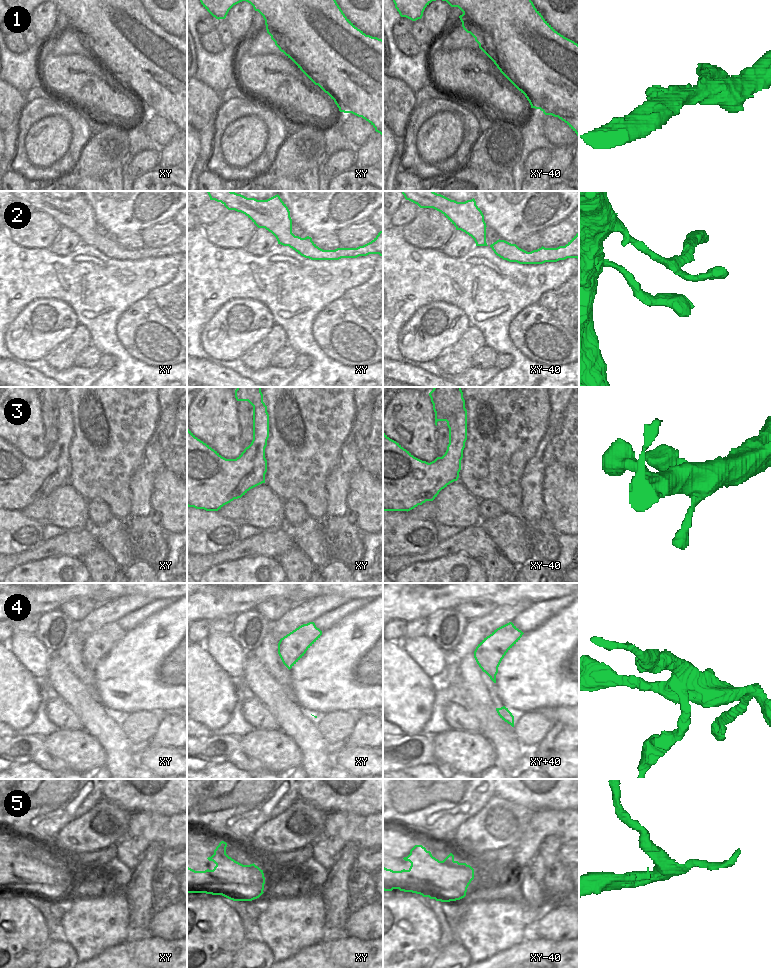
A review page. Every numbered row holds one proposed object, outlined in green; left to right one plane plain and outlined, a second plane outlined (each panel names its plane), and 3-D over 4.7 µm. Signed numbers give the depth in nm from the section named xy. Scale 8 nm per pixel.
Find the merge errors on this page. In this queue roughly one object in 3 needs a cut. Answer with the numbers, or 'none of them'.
1, 4, 5

